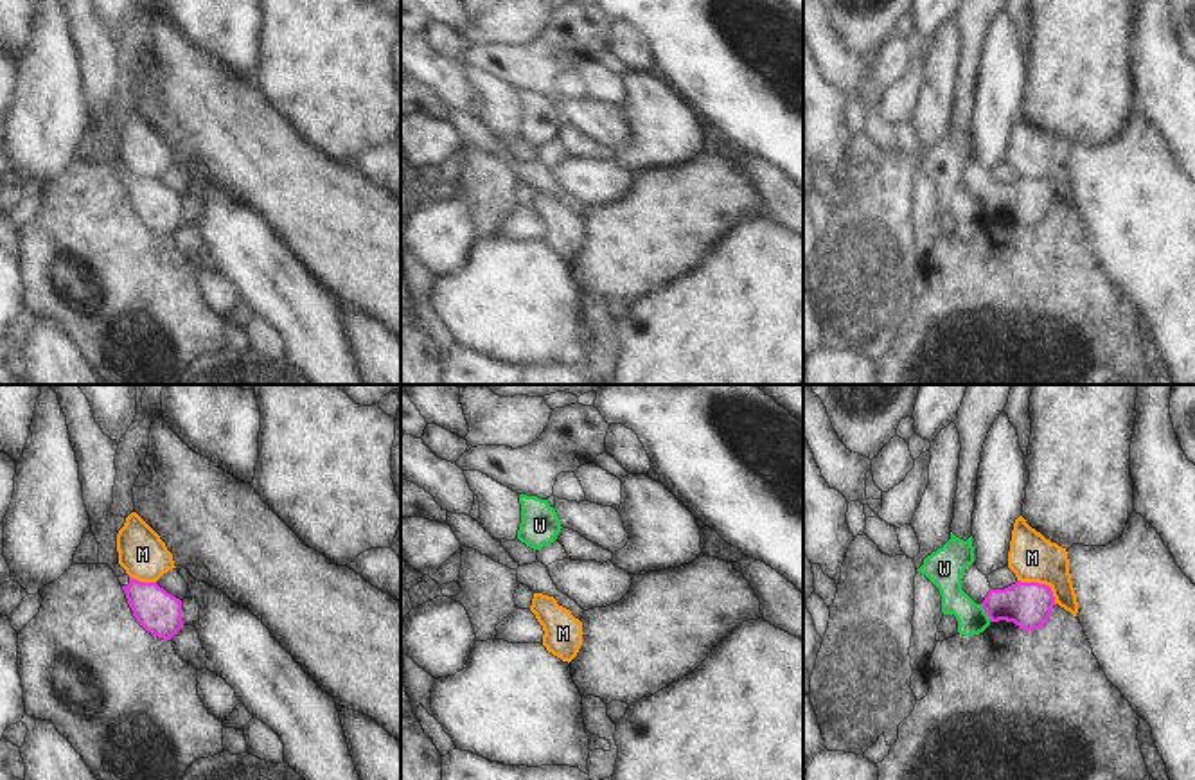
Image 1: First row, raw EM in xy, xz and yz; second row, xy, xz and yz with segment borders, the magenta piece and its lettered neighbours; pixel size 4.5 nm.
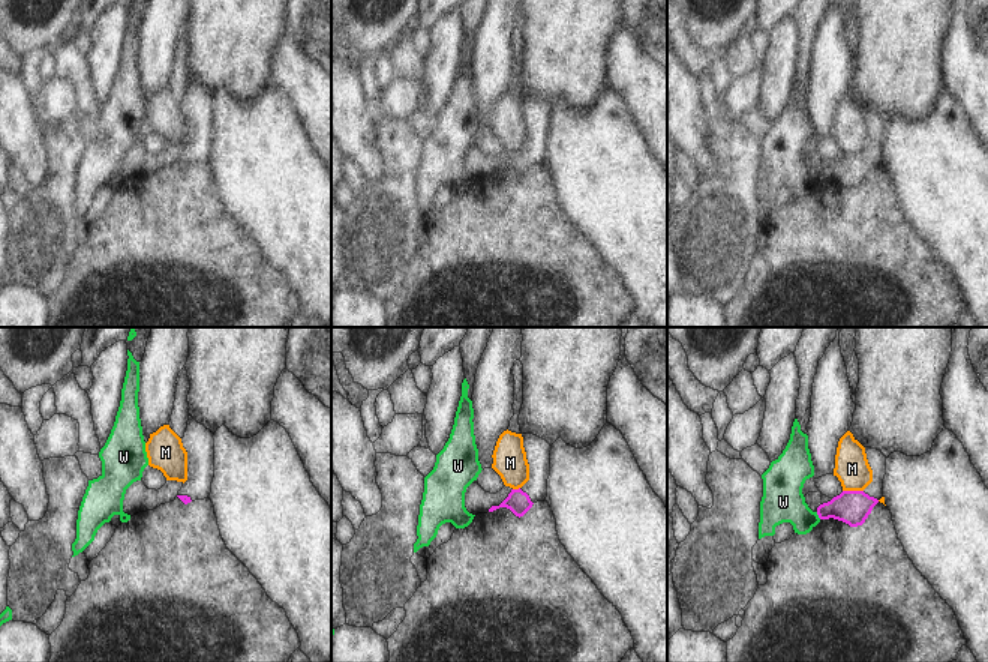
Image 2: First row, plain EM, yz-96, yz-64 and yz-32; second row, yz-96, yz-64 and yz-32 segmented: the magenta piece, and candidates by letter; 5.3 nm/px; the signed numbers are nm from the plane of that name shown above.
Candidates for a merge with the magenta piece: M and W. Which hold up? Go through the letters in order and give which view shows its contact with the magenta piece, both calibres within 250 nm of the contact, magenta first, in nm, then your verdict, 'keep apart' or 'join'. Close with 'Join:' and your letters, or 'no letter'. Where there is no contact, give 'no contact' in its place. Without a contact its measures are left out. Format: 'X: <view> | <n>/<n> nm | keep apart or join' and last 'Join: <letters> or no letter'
M: yz | 200/220 nm | keep apart
W: yz | 200/150 nm | keep apart
Join: no letter

